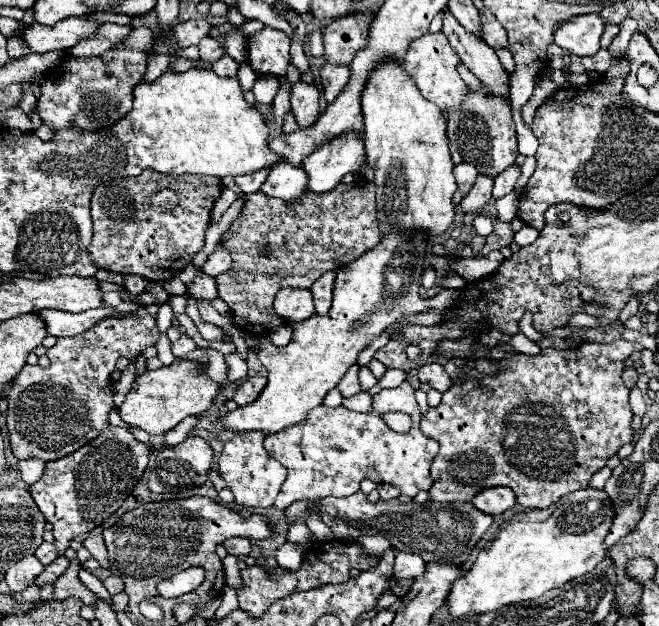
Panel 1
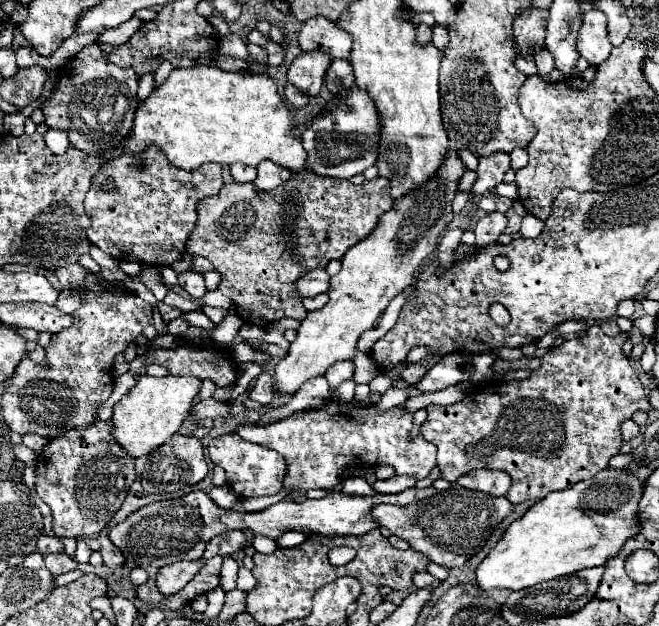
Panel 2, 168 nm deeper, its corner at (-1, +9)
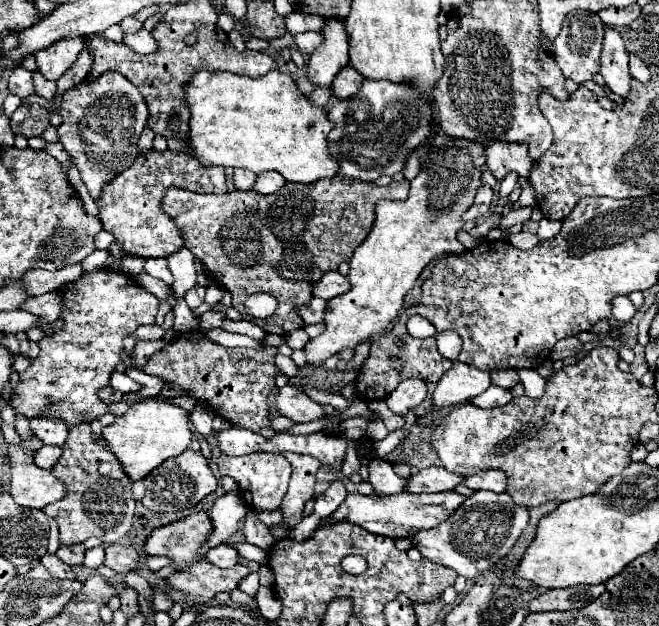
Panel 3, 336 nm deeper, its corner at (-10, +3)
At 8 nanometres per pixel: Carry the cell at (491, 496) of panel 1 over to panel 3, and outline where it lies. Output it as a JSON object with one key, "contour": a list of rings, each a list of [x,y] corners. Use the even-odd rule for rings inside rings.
{"contour":[[[488,469],[488,471],[480,471],[472,477],[466,477],[464,485],[474,491],[488,489],[494,493],[504,493],[506,491],[506,475],[500,469]]]}

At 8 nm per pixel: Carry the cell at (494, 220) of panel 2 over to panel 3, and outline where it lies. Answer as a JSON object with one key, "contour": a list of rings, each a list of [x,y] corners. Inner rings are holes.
{"contour":[[[518,207],[518,209],[512,209],[506,217],[502,217],[500,227],[510,227],[510,225],[514,225],[514,223],[524,223],[524,221],[530,219],[530,215],[532,215],[532,209],[530,209],[530,207]]]}

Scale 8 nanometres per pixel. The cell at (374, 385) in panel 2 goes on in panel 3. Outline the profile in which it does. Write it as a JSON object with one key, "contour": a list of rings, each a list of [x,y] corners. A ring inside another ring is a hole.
{"contour":[[[454,363],[448,373],[438,381],[436,391],[432,395],[434,405],[452,407],[470,401],[472,397],[484,393],[490,387],[490,373],[480,371],[476,367]]]}

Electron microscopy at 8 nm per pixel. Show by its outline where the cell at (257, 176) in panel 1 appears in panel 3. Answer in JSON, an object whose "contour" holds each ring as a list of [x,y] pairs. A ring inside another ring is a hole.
{"contour":[[[234,169],[234,187],[236,187],[236,189],[242,189],[242,191],[252,189],[254,179],[256,179],[256,175],[254,175],[252,171],[246,171],[246,169]]]}

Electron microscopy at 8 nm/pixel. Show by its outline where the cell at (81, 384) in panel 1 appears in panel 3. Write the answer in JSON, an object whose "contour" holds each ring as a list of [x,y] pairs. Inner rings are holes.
{"contour":[[[100,269],[92,273],[84,273],[74,283],[68,283],[62,287],[62,307],[60,307],[60,319],[64,325],[54,331],[52,335],[46,335],[38,341],[40,355],[32,361],[32,365],[20,373],[20,383],[16,389],[16,395],[12,399],[12,407],[16,413],[30,417],[38,417],[42,413],[56,415],[66,421],[68,427],[92,421],[104,413],[108,413],[108,405],[104,405],[98,397],[98,391],[108,385],[110,375],[116,367],[116,363],[122,359],[122,339],[128,333],[134,333],[140,325],[156,323],[156,311],[158,311],[158,299],[142,289],[132,277],[128,277],[122,271],[112,269]]]}

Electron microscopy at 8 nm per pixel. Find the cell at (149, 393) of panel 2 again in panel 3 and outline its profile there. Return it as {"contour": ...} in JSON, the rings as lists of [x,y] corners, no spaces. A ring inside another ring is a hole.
{"contour":[[[144,399],[132,405],[124,415],[116,417],[112,425],[104,427],[102,437],[108,445],[108,451],[114,453],[114,457],[120,461],[130,481],[144,479],[166,459],[184,453],[192,441],[192,433],[188,429],[188,413],[172,403],[158,399]]]}

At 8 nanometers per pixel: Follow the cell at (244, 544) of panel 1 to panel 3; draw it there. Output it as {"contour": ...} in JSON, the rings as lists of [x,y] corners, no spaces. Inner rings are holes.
{"contour":[[[218,545],[216,549],[220,549],[220,565],[222,567],[234,567],[238,563],[240,555],[238,555],[236,549],[232,549],[228,545]]]}

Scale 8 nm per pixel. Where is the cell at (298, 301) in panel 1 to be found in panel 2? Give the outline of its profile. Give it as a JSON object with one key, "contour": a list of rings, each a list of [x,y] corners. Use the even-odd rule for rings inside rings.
{"contour":[[[315,269],[307,275],[303,275],[295,283],[295,289],[301,297],[315,297],[319,293],[325,293],[329,289],[329,275],[325,269]]]}

